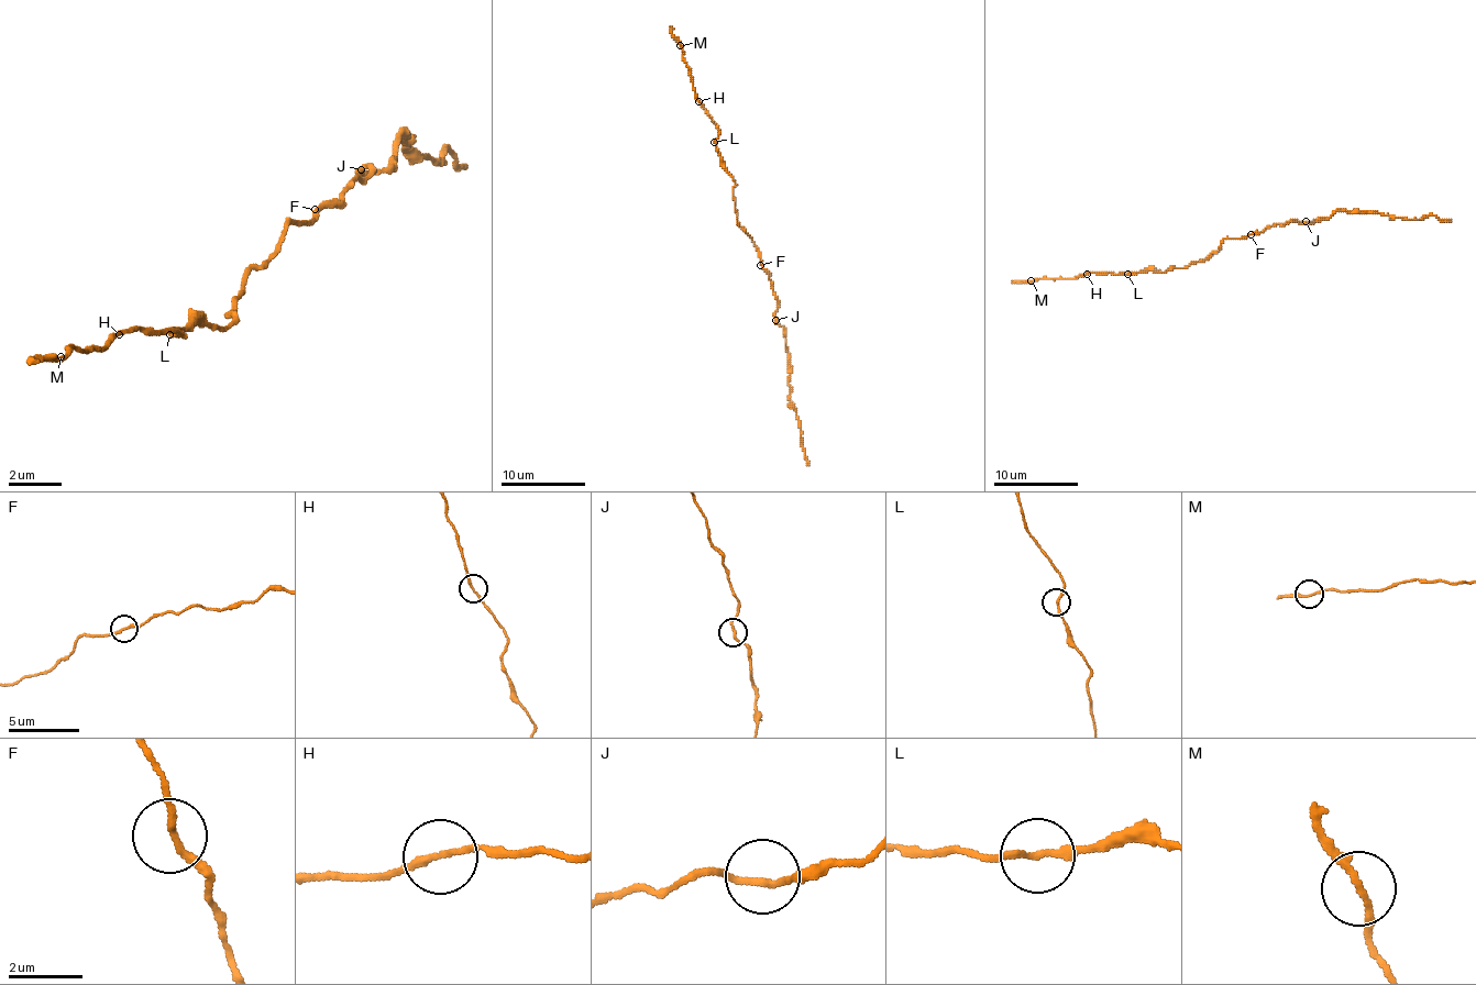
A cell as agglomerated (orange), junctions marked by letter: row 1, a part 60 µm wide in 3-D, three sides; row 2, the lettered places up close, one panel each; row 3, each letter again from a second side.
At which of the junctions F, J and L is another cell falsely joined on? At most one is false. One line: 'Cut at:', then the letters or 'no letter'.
Cut at: no letter

